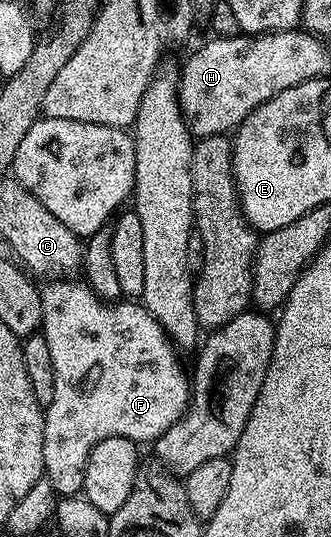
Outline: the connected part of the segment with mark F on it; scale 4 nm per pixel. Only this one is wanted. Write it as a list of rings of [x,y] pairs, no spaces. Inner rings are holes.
[[[55,278],[49,284],[43,284],[41,288],[41,310],[43,311],[43,327],[41,334],[45,342],[49,342],[49,358],[53,358],[53,402],[46,405],[43,413],[43,474],[52,483],[52,488],[57,497],[78,497],[83,490],[83,471],[87,465],[89,454],[97,442],[105,442],[110,436],[129,438],[136,442],[154,442],[169,426],[173,426],[187,412],[191,403],[191,380],[189,372],[179,365],[177,349],[171,343],[171,339],[165,334],[165,330],[149,314],[142,303],[139,302],[108,302],[103,300],[91,289],[86,282],[78,284],[75,278]]]

